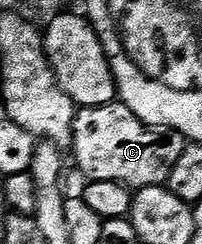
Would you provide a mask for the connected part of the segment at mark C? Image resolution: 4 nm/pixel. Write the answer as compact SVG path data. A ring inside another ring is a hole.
M120 100L99 107L78 108L73 118L71 154L89 181L114 181L134 190L148 185L164 186L186 144L186 137L179 131L143 123Z

